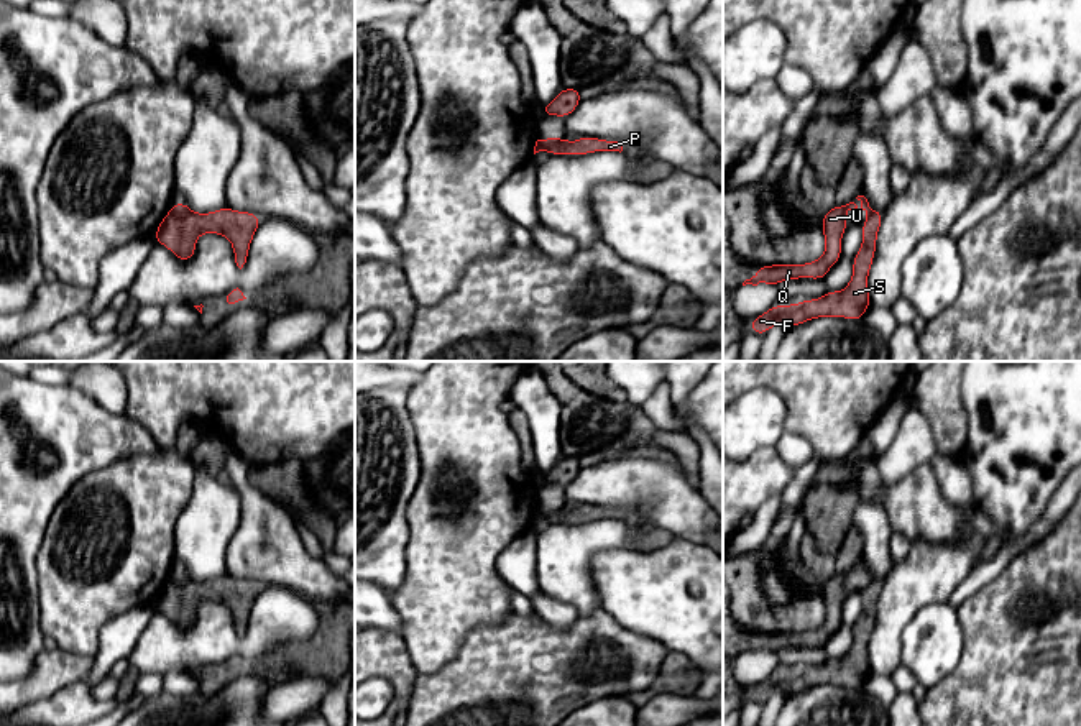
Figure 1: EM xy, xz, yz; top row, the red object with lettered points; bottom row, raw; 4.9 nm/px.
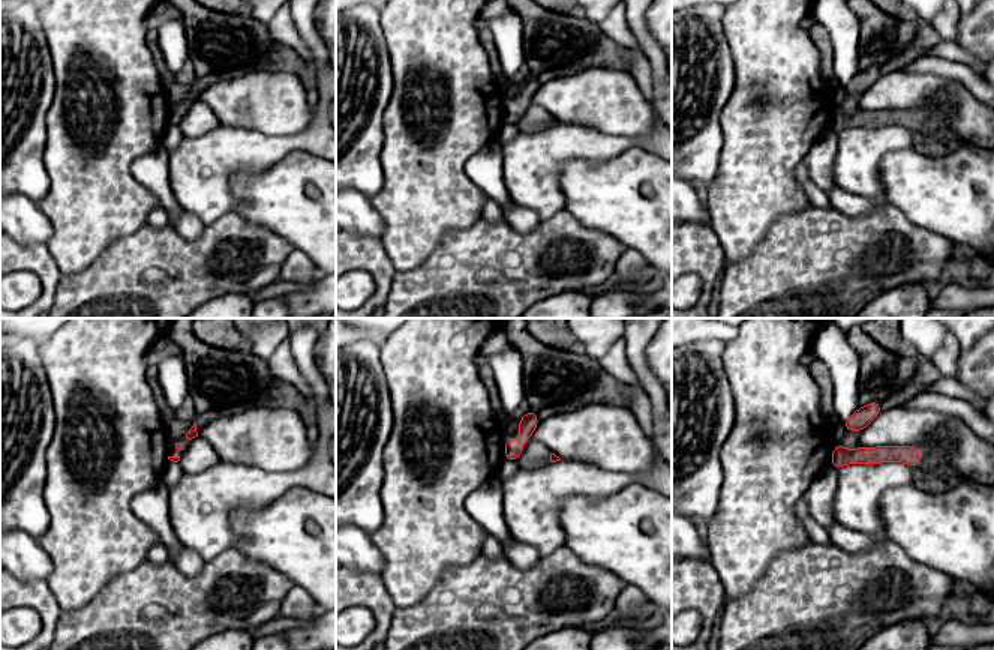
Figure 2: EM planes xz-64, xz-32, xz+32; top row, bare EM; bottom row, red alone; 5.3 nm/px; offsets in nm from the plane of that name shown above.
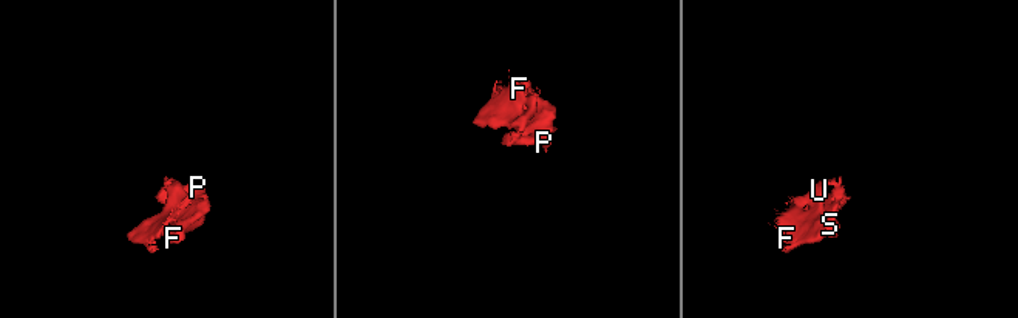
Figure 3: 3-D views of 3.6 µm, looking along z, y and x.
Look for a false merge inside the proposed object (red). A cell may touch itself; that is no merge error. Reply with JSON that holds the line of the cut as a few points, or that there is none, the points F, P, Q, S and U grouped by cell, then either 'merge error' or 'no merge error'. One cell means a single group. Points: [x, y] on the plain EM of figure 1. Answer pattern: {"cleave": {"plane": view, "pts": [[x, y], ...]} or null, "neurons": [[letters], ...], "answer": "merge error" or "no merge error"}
{"cleave": {"plane": "xy", "pts": [[170, 578], [174, 582], [191, 580]]}, "neurons": [["F", "P", "S"], ["Q", "U"]], "answer": "merge error"}

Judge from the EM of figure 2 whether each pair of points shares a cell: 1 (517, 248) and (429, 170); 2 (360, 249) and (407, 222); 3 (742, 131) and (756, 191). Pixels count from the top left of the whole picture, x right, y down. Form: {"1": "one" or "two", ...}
{"1": "two", "2": "two", "3": "one"}

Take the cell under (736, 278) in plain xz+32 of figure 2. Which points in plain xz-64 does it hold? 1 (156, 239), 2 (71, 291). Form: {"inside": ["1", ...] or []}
{"inside": ["1", "2"]}

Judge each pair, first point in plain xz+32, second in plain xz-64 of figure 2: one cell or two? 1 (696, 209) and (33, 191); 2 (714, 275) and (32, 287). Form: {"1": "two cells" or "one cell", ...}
{"1": "two cells", "2": "two cells"}

